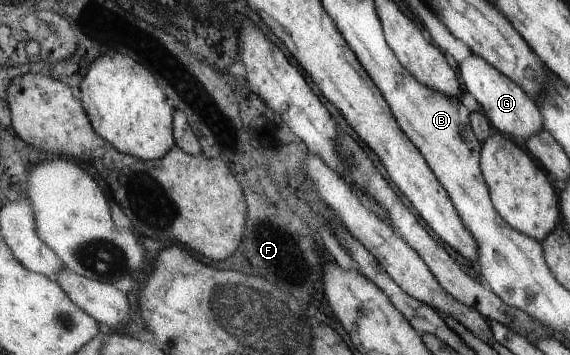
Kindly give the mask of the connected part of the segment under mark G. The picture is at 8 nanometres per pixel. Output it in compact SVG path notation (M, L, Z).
M473 54L462 63L456 63L456 66L461 72L463 82L466 83L466 90L471 92L480 106L484 108L484 114L496 131L525 141L532 135L536 135L538 131L544 130L544 117L537 102L524 91L521 85L494 68L489 61Z

